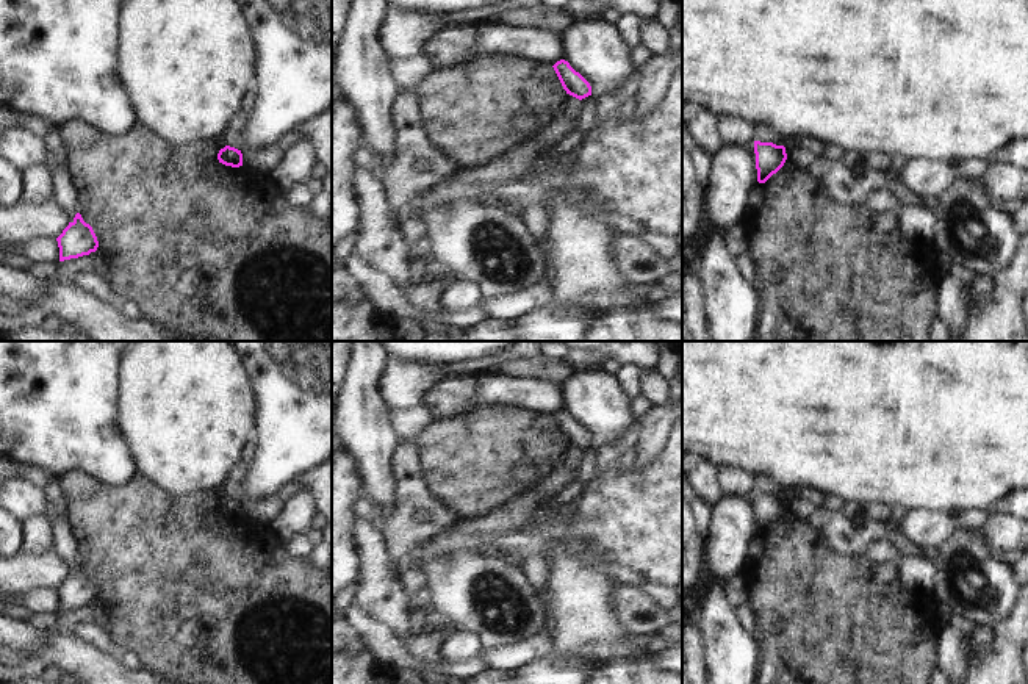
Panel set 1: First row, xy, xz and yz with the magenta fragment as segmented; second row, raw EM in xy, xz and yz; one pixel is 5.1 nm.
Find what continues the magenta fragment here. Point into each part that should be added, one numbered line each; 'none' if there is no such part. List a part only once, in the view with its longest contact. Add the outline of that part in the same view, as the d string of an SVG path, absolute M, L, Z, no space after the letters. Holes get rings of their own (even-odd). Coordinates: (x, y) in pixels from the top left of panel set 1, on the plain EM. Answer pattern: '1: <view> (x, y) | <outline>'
none

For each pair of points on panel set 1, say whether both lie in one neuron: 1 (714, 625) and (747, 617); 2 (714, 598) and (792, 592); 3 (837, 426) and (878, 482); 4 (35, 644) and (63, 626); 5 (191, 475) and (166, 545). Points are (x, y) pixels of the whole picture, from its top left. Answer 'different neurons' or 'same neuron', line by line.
1: different neurons
2: different neurons
3: same neuron
4: different neurons
5: different neurons

